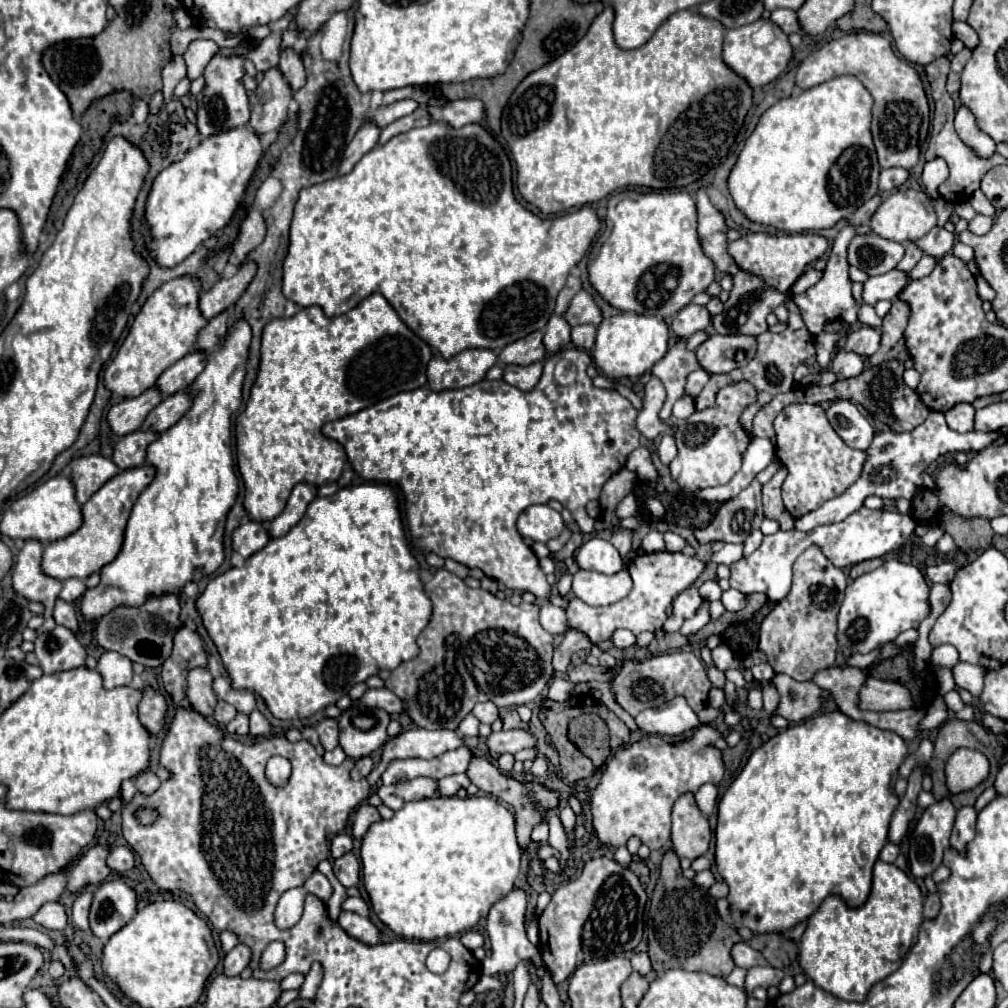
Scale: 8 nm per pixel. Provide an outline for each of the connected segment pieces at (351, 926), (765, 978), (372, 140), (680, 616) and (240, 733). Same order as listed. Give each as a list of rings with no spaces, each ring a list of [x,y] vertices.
[[[342,911],[340,917],[338,917],[338,925],[352,937],[360,939],[360,941],[368,941],[368,945],[374,945],[376,941],[380,941],[380,931],[376,929],[376,925],[366,919],[366,917],[360,917],[356,913],[350,913],[350,911]]]
[[[752,967],[752,969],[748,969],[744,991],[746,993],[752,993],[752,989],[756,989],[756,987],[768,989],[770,985],[778,985],[782,977],[784,977],[784,971],[782,969],[774,969],[774,967]]]
[[[364,121],[362,127],[358,129],[356,137],[348,143],[338,173],[340,173],[340,175],[350,173],[352,167],[354,167],[354,165],[356,165],[368,151],[372,151],[372,149],[376,147],[378,135],[380,135],[380,129],[376,129],[376,125],[368,125],[368,121]]]
[[[694,585],[688,587],[686,591],[682,591],[674,599],[674,603],[672,603],[672,613],[664,621],[664,631],[668,631],[668,633],[678,631],[682,627],[682,623],[696,613],[696,609],[700,607],[700,603],[702,603],[702,597],[700,597],[700,593],[698,593],[698,589]]]
[[[238,713],[228,725],[226,725],[226,733],[230,737],[244,737],[248,735],[248,715]]]

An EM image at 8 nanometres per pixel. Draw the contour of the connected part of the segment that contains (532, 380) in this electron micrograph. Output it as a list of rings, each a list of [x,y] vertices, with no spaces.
[[[540,361],[528,365],[528,367],[508,365],[504,369],[504,381],[518,387],[520,391],[532,391],[536,387],[536,383],[540,381],[540,375],[542,375],[542,363]]]

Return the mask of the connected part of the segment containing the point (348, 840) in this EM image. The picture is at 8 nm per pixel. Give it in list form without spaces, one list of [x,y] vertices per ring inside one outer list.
[[[338,833],[334,839],[332,839],[332,843],[330,843],[330,851],[332,851],[332,857],[336,859],[336,857],[342,857],[344,853],[348,853],[348,851],[352,851],[352,837],[350,835],[346,835],[346,833]]]

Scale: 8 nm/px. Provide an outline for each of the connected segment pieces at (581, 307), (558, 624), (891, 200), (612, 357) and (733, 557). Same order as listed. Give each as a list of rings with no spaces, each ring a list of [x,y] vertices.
[[[580,291],[580,293],[574,295],[574,299],[570,301],[570,305],[568,305],[568,309],[566,309],[566,313],[562,317],[566,319],[566,323],[570,327],[584,325],[584,323],[598,325],[602,321],[600,309],[596,307],[596,303],[592,301],[592,297],[586,291]]]
[[[546,601],[544,605],[540,605],[540,623],[550,633],[564,635],[566,629],[568,629],[566,627],[566,613],[564,613],[564,609],[552,605],[550,601]]]
[[[898,189],[892,195],[888,195],[876,213],[870,219],[870,229],[890,241],[904,243],[904,241],[916,241],[928,233],[936,225],[936,213],[932,207],[930,197],[924,191],[914,191],[914,189]]]
[[[618,313],[614,317],[604,319],[596,329],[596,343],[592,349],[592,359],[596,367],[608,379],[622,379],[622,377],[640,377],[652,369],[656,361],[660,361],[668,349],[668,325],[662,319],[636,315],[636,313]]]
[[[726,543],[724,549],[718,551],[718,553],[714,553],[710,561],[716,563],[716,565],[720,565],[720,563],[730,565],[730,563],[738,561],[742,557],[742,553],[744,553],[744,543]]]

